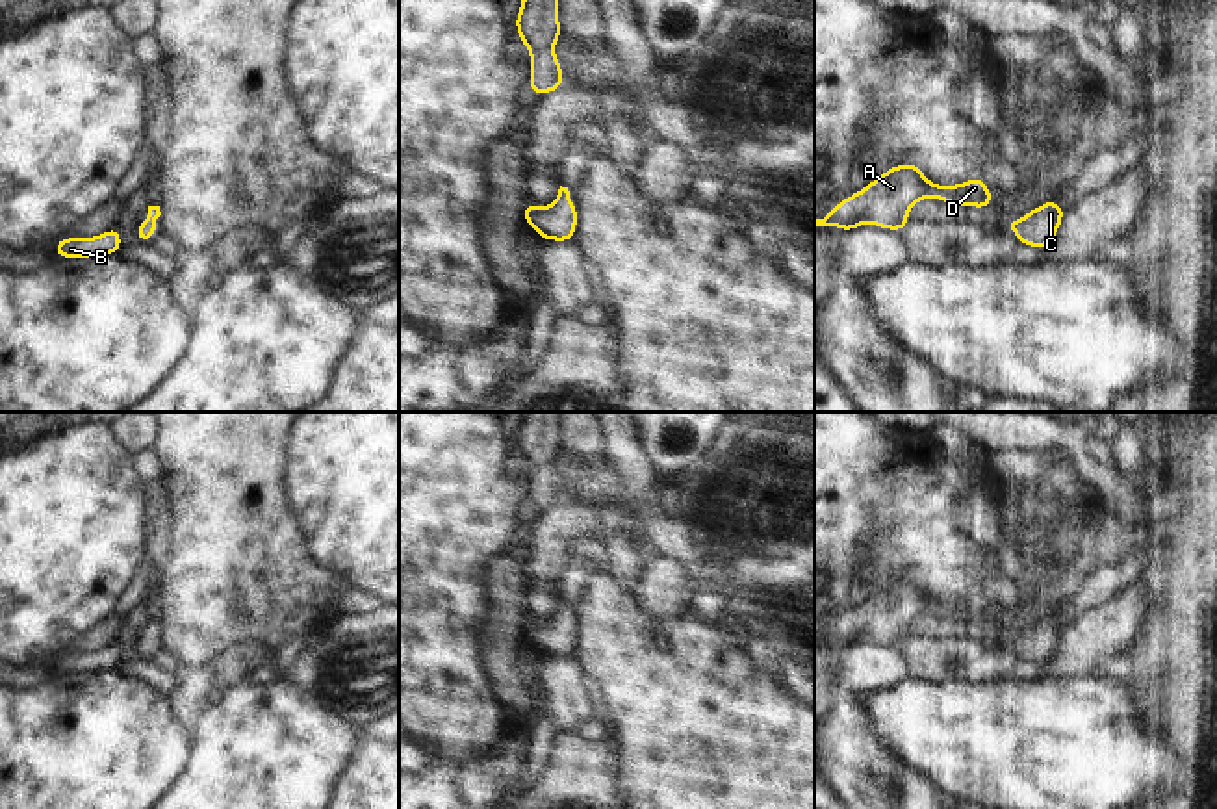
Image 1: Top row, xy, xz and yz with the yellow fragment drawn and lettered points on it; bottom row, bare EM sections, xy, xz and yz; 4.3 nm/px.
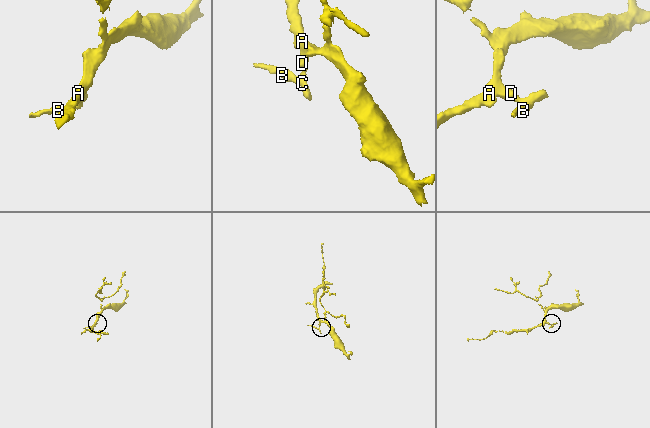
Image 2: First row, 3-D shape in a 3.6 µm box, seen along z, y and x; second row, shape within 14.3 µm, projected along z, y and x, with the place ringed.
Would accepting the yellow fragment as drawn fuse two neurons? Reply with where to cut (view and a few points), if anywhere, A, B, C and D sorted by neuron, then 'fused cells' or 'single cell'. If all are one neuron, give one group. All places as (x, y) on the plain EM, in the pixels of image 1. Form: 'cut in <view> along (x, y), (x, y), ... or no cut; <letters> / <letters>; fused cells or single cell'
no cut; A B C D; single cell

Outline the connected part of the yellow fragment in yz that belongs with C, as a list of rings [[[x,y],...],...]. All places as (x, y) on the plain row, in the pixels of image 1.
[[[1052,614],[1026,629],[1020,636],[1007,635],[1006,642],[1017,649],[1018,659],[1046,664],[1054,657],[1065,627]]]

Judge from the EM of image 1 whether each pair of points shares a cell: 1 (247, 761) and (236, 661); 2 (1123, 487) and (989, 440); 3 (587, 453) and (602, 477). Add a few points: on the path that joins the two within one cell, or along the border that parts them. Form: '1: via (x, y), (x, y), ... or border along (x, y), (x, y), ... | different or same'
1: border along (249, 681), (230, 685), (221, 693) | different
2: via (1089, 466), (1060, 435), (1023, 435) | same
3: border along (563, 451), (583, 466), (603, 461) | different

